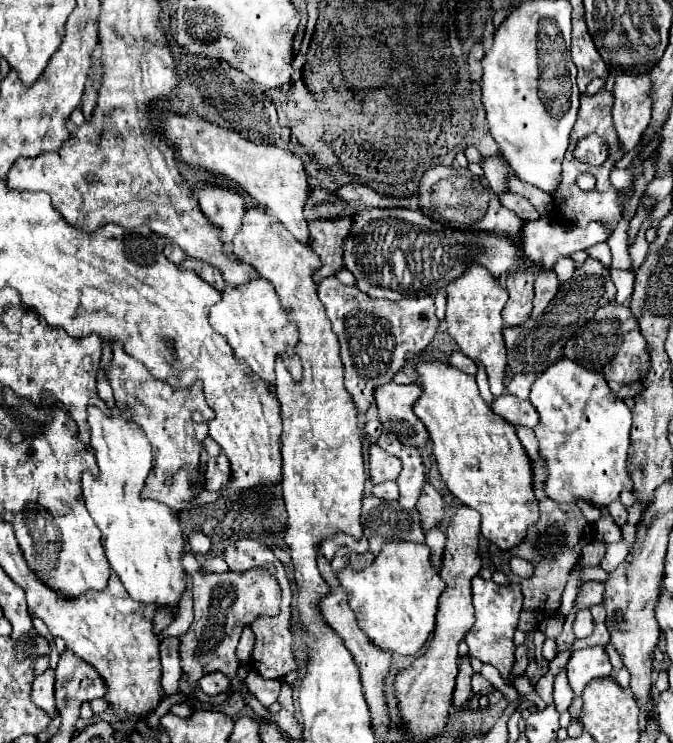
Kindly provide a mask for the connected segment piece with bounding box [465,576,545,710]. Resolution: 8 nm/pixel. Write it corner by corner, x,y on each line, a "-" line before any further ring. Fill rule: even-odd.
481,576
473,578
473,606
475,606
475,624
469,630
469,634
465,636
465,642
469,646
469,654
481,662
487,662
491,666
495,666
501,674
501,678
515,686
515,690
525,696
525,700
533,702
537,710
545,708
545,702
539,698
539,694
535,692
533,684
529,688
529,678
525,674
521,676
513,676
513,664
515,664
515,644
513,644
513,632
517,630
517,622
519,622
519,614
523,610
523,594
519,590
517,584
511,586
499,586
493,580
483,580

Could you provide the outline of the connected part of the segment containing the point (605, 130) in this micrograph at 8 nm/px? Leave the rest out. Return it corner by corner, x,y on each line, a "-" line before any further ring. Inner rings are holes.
599,90
597,94
581,94
581,110
575,128
585,128
585,134
597,134
603,140
617,140
617,132
611,118
613,108
613,92

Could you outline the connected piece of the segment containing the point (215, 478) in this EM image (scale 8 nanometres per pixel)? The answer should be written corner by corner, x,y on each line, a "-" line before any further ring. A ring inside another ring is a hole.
205,442
207,448
207,486
205,490
209,492
217,492
221,490
229,478
231,478
231,470
229,470
229,460
223,454
221,446
215,442

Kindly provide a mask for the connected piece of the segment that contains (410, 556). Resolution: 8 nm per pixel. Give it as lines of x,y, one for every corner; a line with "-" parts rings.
389,542
369,568
355,572
347,566
337,576
351,594
351,608
359,618
359,628
373,646
401,656
413,656
423,648
435,630
437,604
447,588
429,562
427,544

